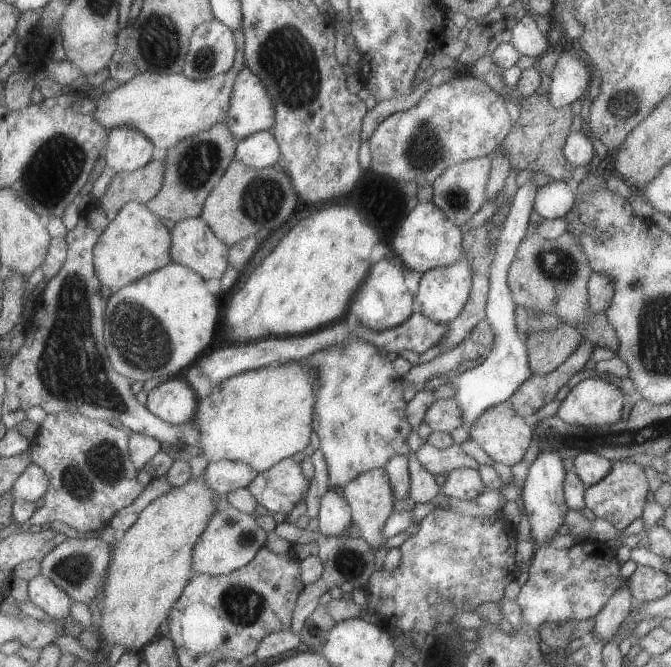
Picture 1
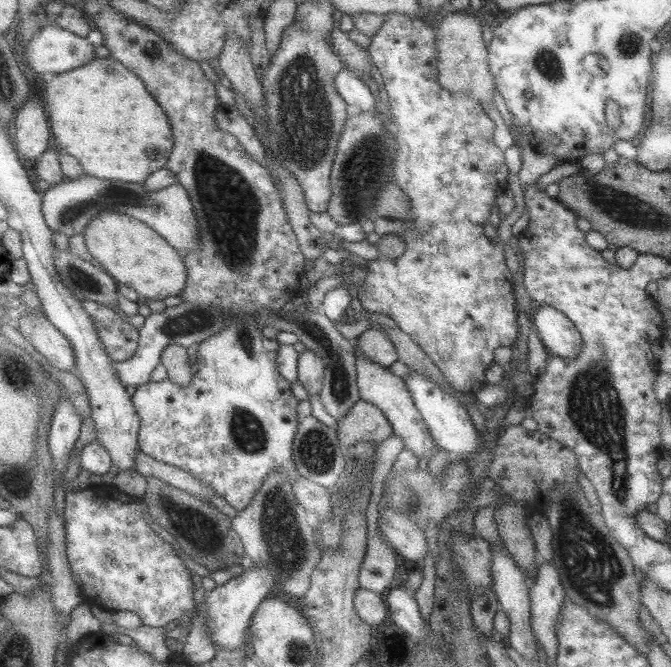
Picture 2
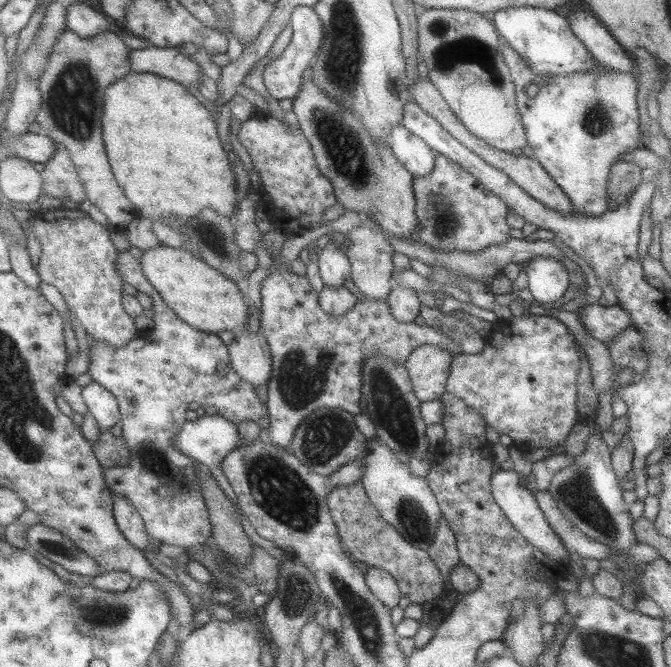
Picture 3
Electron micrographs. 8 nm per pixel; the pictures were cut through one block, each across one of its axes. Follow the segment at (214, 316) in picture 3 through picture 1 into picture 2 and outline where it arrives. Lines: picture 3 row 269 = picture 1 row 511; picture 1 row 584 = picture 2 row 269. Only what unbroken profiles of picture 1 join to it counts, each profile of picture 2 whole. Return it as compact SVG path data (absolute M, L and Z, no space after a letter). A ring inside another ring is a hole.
M107 209L90 218L82 235L93 262L117 283L132 288L139 296L152 301L162 300L166 296L175 296L185 286L187 275L181 252L136 218Z

